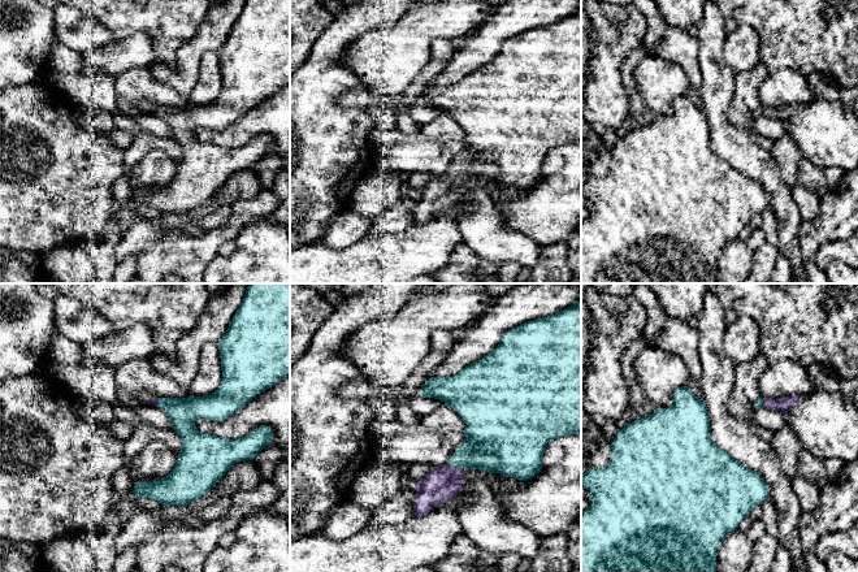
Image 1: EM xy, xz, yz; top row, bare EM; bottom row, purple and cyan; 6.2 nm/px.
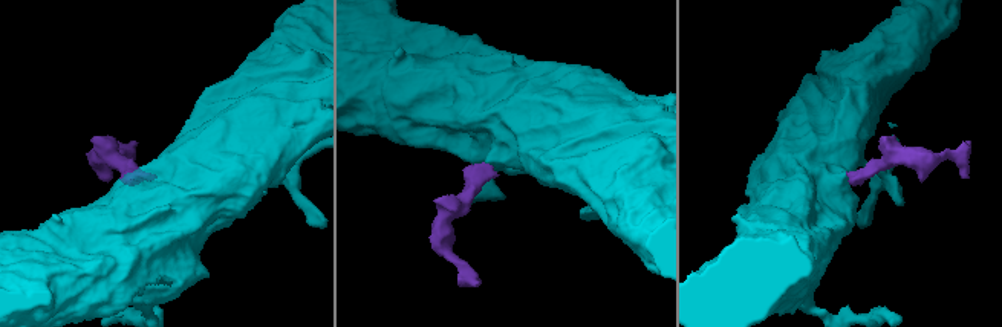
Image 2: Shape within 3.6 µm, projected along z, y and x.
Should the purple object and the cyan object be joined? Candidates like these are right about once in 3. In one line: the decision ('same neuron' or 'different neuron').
same neuron

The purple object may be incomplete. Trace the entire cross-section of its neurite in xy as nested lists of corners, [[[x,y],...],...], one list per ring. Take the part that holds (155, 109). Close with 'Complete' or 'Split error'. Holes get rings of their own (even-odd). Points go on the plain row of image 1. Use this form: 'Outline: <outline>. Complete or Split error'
Outline: [[[246,0],[224,46],[217,51],[222,90],[209,104],[188,107],[152,107],[147,113],[159,114],[173,130],[182,148],[173,179],[157,190],[135,191],[134,204],[151,207],[162,214],[185,214],[208,202],[238,170],[252,169],[265,155],[272,153],[273,140],[263,134],[238,147],[226,148],[196,138],[198,129],[222,130],[261,100],[290,86],[290,0]]]. Split error

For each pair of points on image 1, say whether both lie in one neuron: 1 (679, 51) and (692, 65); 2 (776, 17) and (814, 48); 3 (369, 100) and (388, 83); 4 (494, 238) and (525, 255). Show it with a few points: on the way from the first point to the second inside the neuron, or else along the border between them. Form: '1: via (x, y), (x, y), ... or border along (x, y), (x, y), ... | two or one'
1: via (683, 55), (689, 61) | one
2: via (785, 20), (805, 39) | one
3: border along (365, 85), (384, 95), (399, 98) | two
4: via (502, 245), (518, 247) | one

